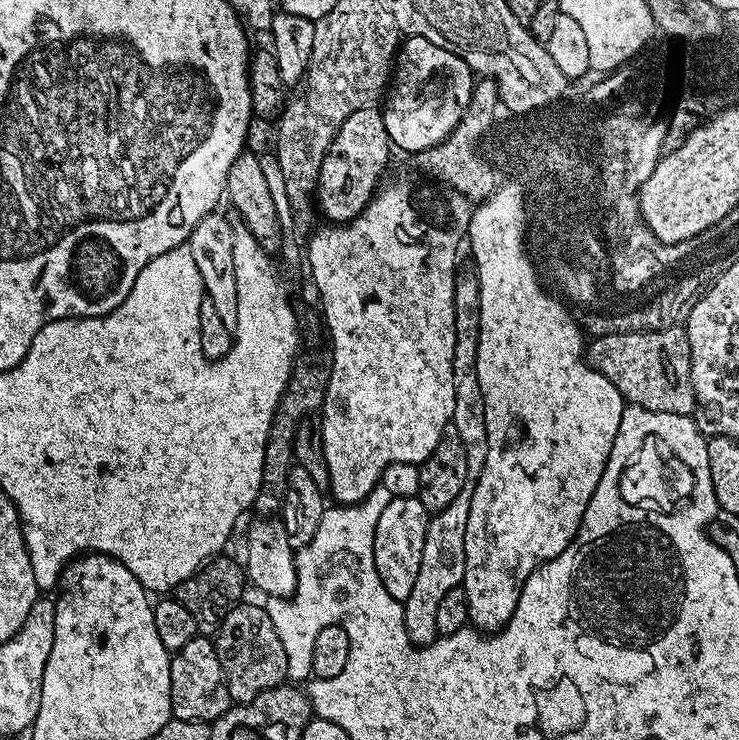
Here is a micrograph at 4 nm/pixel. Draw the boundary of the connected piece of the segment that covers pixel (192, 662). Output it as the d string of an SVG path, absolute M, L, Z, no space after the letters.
M196 635L182 646L182 650L171 653L170 702L172 719L198 722L211 722L223 716L230 707L222 666L218 662L216 645L207 636Z

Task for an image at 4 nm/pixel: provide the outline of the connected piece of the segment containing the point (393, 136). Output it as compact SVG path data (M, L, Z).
M407 37L394 68L392 101L382 108L388 139L408 154L438 147L458 126L470 102L473 83L474 73L462 58L426 42L426 38Z

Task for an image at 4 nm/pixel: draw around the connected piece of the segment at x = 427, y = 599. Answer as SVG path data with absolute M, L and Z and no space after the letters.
M461 271L456 277L456 289L454 290L454 414L452 423L458 430L458 438L462 438L462 446L466 446L466 486L458 493L458 498L446 506L446 510L435 513L429 519L426 530L426 542L422 546L422 566L418 566L418 578L414 578L414 586L410 594L402 601L402 619L406 626L408 643L412 646L432 644L436 638L438 626L438 606L442 598L451 588L461 587L464 583L464 571L466 570L466 518L470 518L470 498L474 498L474 486L476 479L482 474L482 466L486 462L486 450L488 439L486 438L486 406L482 398L482 386L478 386L478 330L480 329L480 283L476 280L475 271Z

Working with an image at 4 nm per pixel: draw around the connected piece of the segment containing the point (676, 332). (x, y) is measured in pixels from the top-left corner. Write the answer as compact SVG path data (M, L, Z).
M683 327L598 336L587 345L586 359L593 370L614 382L629 405L683 416L696 411L690 342Z

